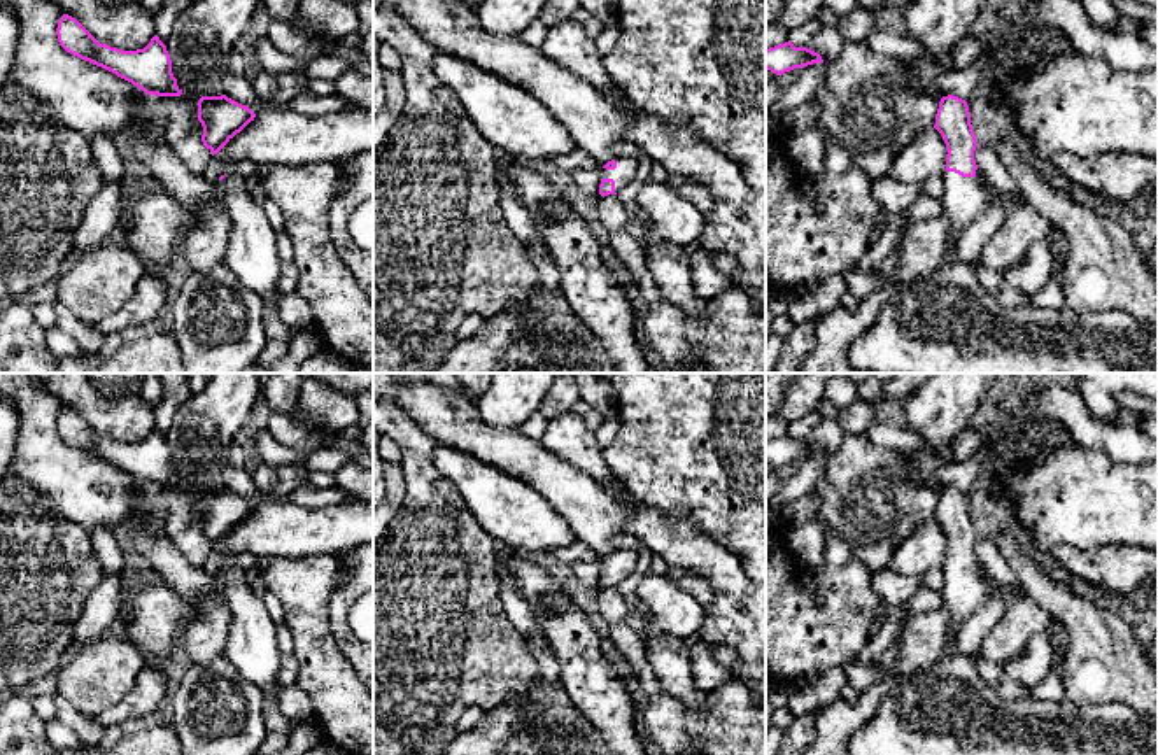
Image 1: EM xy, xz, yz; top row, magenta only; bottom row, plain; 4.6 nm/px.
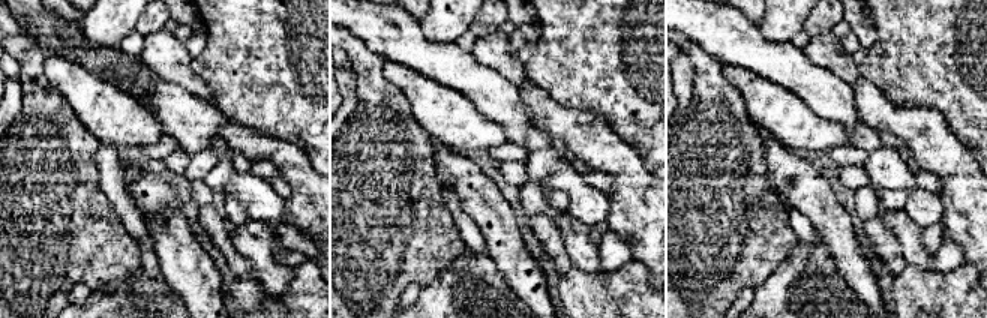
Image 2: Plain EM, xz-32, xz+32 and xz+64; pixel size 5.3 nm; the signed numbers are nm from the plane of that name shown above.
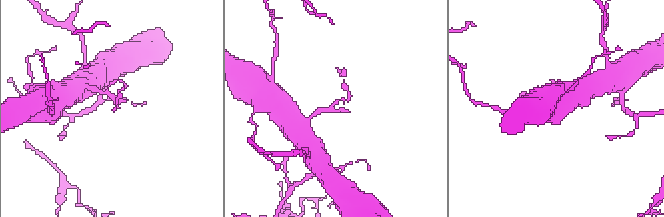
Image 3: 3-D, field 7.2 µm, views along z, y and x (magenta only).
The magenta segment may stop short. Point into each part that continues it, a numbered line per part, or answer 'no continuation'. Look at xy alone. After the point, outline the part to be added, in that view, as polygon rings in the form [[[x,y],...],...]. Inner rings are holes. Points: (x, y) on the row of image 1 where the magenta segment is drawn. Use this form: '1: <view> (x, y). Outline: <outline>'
1: xy (253, 258). Outline: [[[235,168],[215,184],[222,187],[221,210],[231,221],[224,265],[249,291],[279,301],[280,259],[275,231],[265,210],[254,201],[254,194]]]

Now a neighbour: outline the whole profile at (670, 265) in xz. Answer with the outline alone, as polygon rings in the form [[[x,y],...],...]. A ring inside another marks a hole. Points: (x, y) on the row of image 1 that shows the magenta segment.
[[[641,240],[648,270],[655,284],[662,289],[666,301],[681,307],[687,314],[701,319],[710,300],[699,298],[692,282],[692,254],[683,245],[671,242]]]

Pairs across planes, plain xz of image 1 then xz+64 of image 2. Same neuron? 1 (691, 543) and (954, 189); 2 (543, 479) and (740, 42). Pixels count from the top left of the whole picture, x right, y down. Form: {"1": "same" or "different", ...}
{"1": "same", "2": "same"}

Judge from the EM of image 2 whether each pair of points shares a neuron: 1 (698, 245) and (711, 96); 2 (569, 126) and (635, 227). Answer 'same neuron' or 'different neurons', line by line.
1: same neuron
2: same neuron

